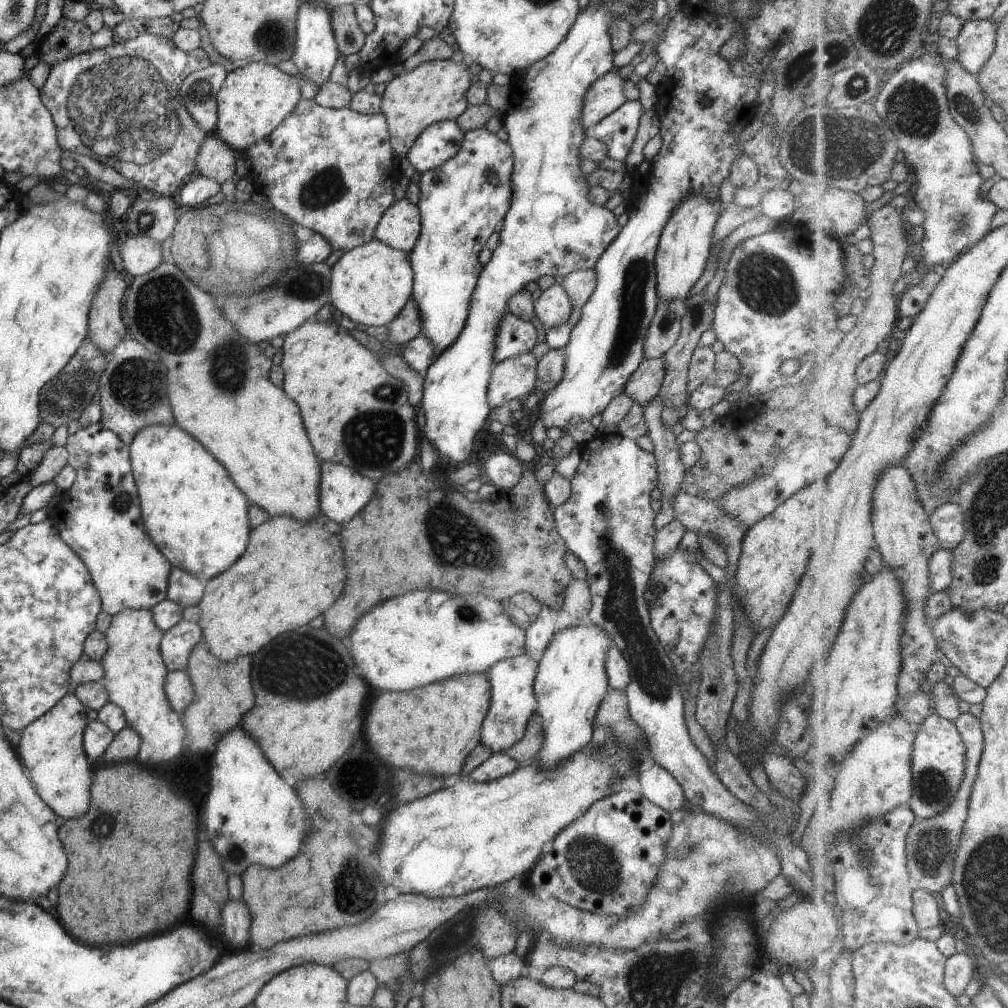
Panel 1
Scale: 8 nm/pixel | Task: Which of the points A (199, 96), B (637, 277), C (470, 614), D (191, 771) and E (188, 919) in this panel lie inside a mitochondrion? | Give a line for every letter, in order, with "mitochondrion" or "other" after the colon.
A: mitochondrion
B: mitochondrion
C: mitochondrion
D: other
E: other

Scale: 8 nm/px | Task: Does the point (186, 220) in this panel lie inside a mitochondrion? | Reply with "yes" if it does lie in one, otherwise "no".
no

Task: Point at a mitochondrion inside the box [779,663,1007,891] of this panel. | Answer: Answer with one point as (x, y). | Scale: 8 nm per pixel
(932, 847)

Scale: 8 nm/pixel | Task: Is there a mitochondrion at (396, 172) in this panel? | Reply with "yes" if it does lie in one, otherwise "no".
no

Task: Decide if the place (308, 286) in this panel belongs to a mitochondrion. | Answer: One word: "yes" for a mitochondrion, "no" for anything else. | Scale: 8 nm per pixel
yes

